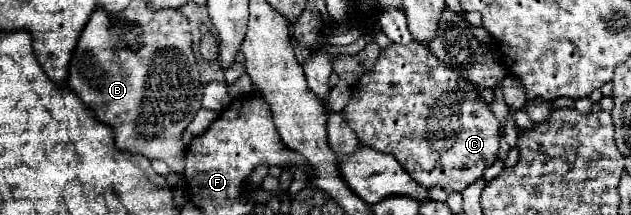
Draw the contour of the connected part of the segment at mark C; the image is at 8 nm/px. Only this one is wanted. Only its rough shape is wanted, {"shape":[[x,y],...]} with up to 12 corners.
{"shape":[[383,48],[341,116],[427,190],[497,160],[475,84]]}

